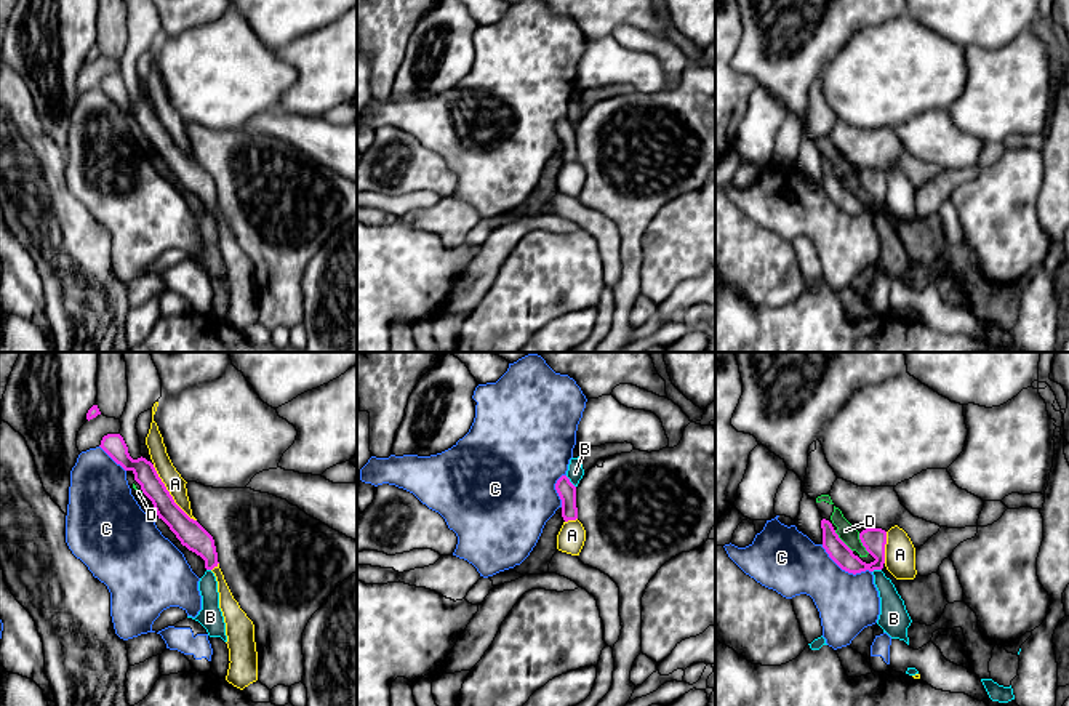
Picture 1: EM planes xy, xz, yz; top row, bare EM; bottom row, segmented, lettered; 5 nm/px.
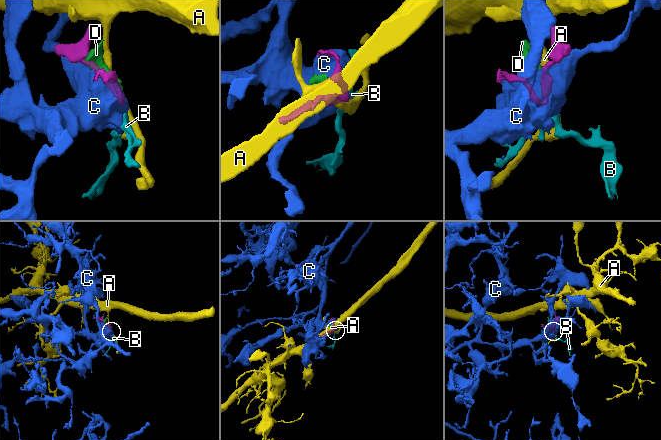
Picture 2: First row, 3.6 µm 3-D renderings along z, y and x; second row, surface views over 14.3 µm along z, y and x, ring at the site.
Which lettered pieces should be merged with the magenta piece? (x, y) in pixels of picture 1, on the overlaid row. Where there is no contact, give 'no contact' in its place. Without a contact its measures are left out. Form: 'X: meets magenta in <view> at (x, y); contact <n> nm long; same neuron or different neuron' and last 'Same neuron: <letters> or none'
A: meets magenta in xy at (168, 493); contact 360 nm long; different neuron
B: meets magenta in xz at (570, 482); contact 80 nm long; same neuron
C: meets magenta in yz at (845, 570); contact 300 nm long; different neuron
D: meets magenta in yz at (842, 541); contact 140 nm long; different neuron
Same neuron: B

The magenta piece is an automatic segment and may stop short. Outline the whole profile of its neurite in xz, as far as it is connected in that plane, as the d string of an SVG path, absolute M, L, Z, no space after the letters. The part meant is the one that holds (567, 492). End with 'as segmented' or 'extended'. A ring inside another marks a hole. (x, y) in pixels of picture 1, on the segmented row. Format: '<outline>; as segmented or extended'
M579 456L571 458L567 474L562 475L555 483L555 490L562 499L562 517L565 522L578 519L576 487L583 475L584 469Z; extended

